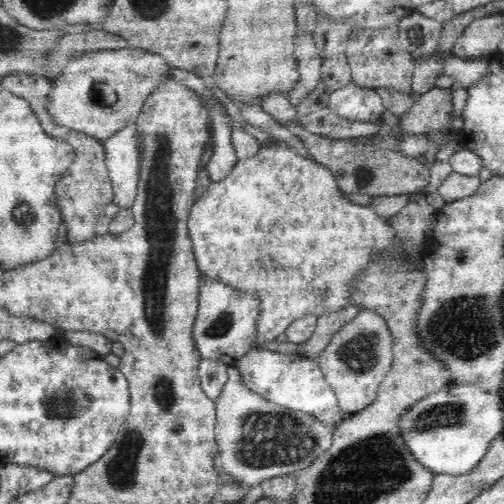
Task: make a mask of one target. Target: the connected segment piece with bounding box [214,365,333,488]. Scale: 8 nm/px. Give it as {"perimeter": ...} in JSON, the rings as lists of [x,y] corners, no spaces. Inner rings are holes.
{"perimeter":[[[229,365],[227,368],[228,373],[228,382],[226,382],[226,386],[222,388],[222,394],[218,396],[218,400],[216,400],[216,445],[218,445],[218,453],[214,458],[214,467],[216,467],[216,471],[218,474],[220,471],[226,472],[228,475],[234,476],[234,479],[238,480],[240,483],[248,486],[248,488],[257,487],[263,481],[275,478],[277,476],[282,475],[292,475],[294,471],[302,471],[305,468],[308,468],[310,464],[314,462],[323,452],[326,452],[333,443],[333,429],[330,426],[326,426],[321,420],[318,420],[315,416],[310,414],[306,414],[305,412],[300,412],[297,410],[290,410],[290,408],[284,408],[275,402],[270,400],[266,400],[263,396],[252,392],[246,385],[243,384],[243,380],[240,372],[238,372],[238,368],[233,365]]]}

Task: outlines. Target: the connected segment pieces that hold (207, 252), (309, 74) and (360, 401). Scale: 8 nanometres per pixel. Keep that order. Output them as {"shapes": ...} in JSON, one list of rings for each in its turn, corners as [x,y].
{"shapes":[[[[276,140],[272,144],[261,144],[258,154],[249,159],[239,160],[224,180],[210,183],[206,192],[198,197],[192,206],[188,220],[188,233],[194,246],[193,251],[198,263],[198,271],[202,274],[203,280],[222,281],[244,294],[255,294],[259,298],[258,340],[256,340],[254,348],[260,349],[260,351],[267,350],[267,345],[275,342],[278,336],[284,334],[294,320],[304,318],[306,314],[320,317],[346,308],[350,304],[350,284],[373,264],[372,254],[392,251],[396,246],[394,236],[397,236],[397,233],[392,228],[390,220],[374,214],[373,210],[367,206],[353,204],[338,188],[337,181],[326,165],[298,154],[296,151],[292,151],[286,143]]],[[[312,34],[296,36],[295,57],[298,72],[300,73],[300,80],[287,93],[294,107],[298,106],[318,86],[318,82],[320,82],[322,59],[315,47]]],[[[363,309],[352,320],[341,326],[332,338],[330,345],[322,354],[319,354],[318,363],[326,382],[336,393],[338,407],[342,409],[342,415],[351,416],[366,408],[376,400],[380,383],[393,365],[393,334],[386,324],[386,319],[373,310]]]]}

